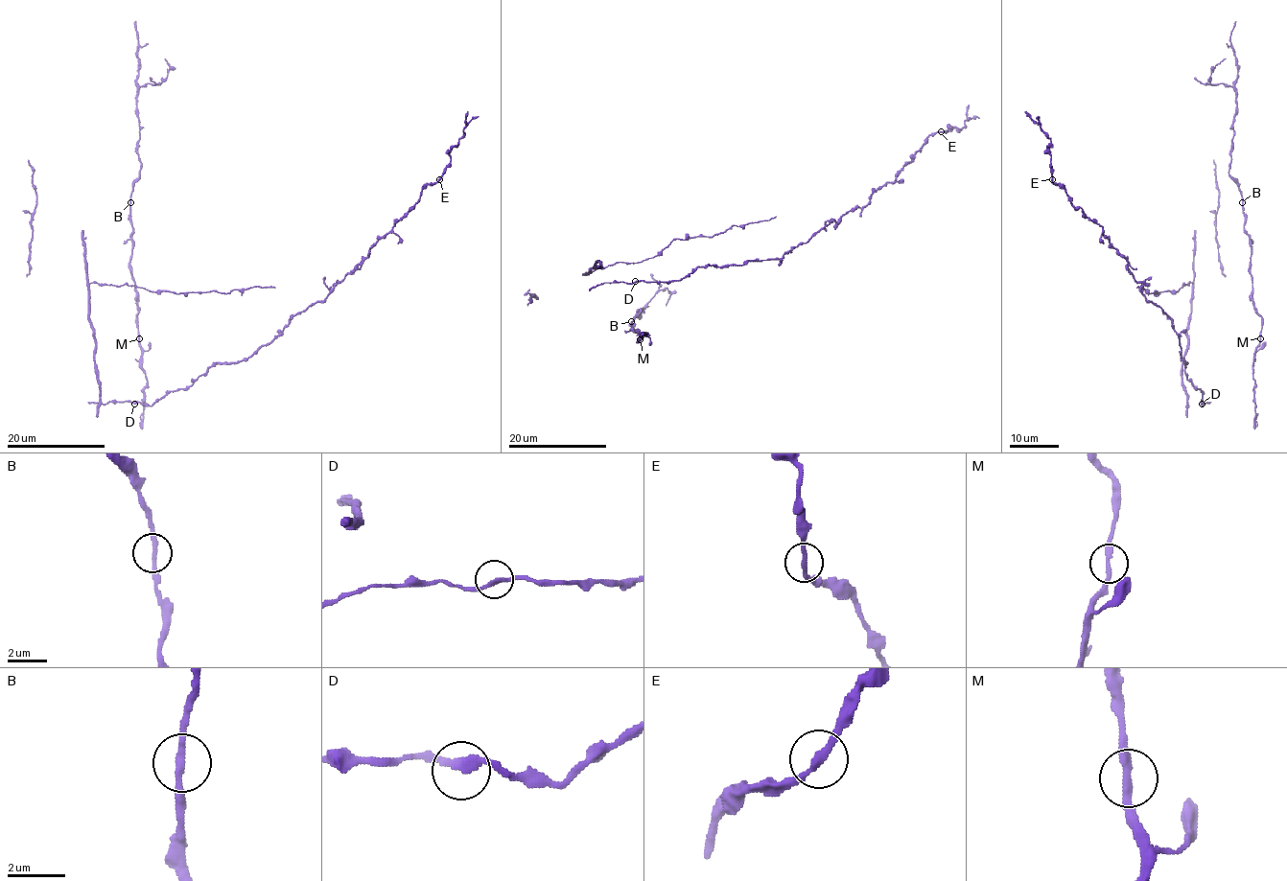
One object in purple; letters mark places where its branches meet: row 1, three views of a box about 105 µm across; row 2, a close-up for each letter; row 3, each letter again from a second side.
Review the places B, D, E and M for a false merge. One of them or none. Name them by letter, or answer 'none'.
none

